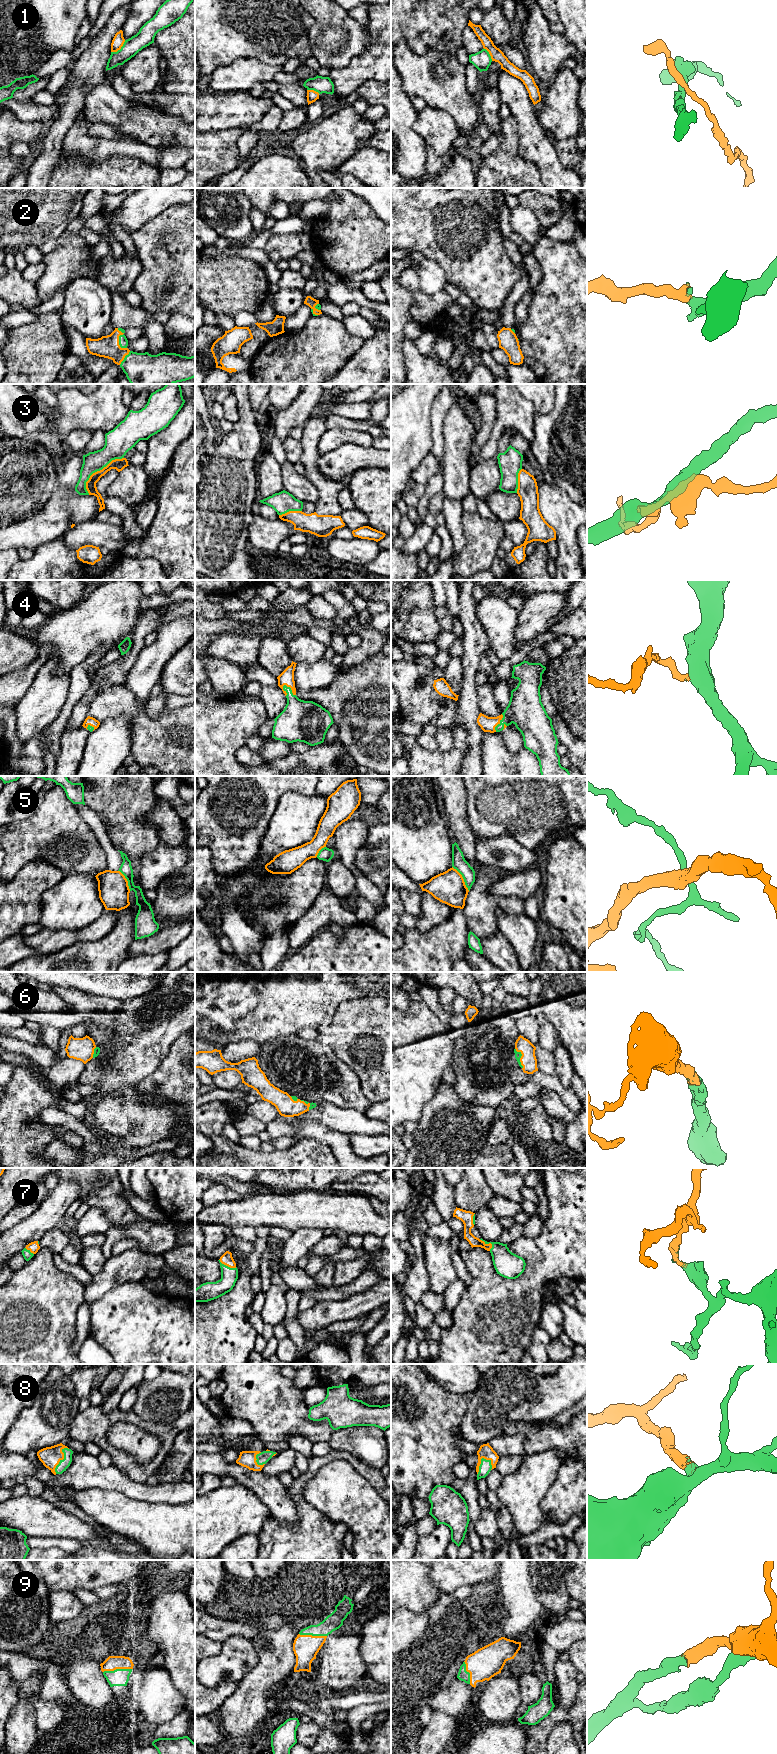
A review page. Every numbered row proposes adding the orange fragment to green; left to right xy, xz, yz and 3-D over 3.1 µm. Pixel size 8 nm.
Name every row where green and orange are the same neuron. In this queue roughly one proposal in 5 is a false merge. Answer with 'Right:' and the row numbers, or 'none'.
Right: 2, 4, 6, 7, 8, 9

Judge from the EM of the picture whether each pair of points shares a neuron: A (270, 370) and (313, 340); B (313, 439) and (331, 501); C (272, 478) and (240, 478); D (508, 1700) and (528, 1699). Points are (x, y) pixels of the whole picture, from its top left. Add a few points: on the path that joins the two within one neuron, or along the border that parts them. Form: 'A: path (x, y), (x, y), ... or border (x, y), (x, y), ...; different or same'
A: path (281, 368), (302, 349); same
B: path (311, 454), (312, 473), (325, 486); same
C: border (256, 467), (256, 494), (259, 500); different
D: border (516, 1678), (522, 1702); different

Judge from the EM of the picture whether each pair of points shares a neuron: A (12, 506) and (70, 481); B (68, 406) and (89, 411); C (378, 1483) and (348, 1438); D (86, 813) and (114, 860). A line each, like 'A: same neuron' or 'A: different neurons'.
A: different neurons
B: same neuron
C: different neurons
D: same neuron

